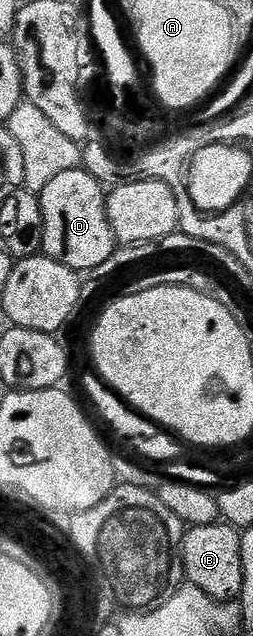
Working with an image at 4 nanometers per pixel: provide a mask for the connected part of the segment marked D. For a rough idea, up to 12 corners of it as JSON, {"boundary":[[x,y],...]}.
{"boundary":[[83,167],[38,196],[43,256],[84,275],[116,253],[106,189]]}

